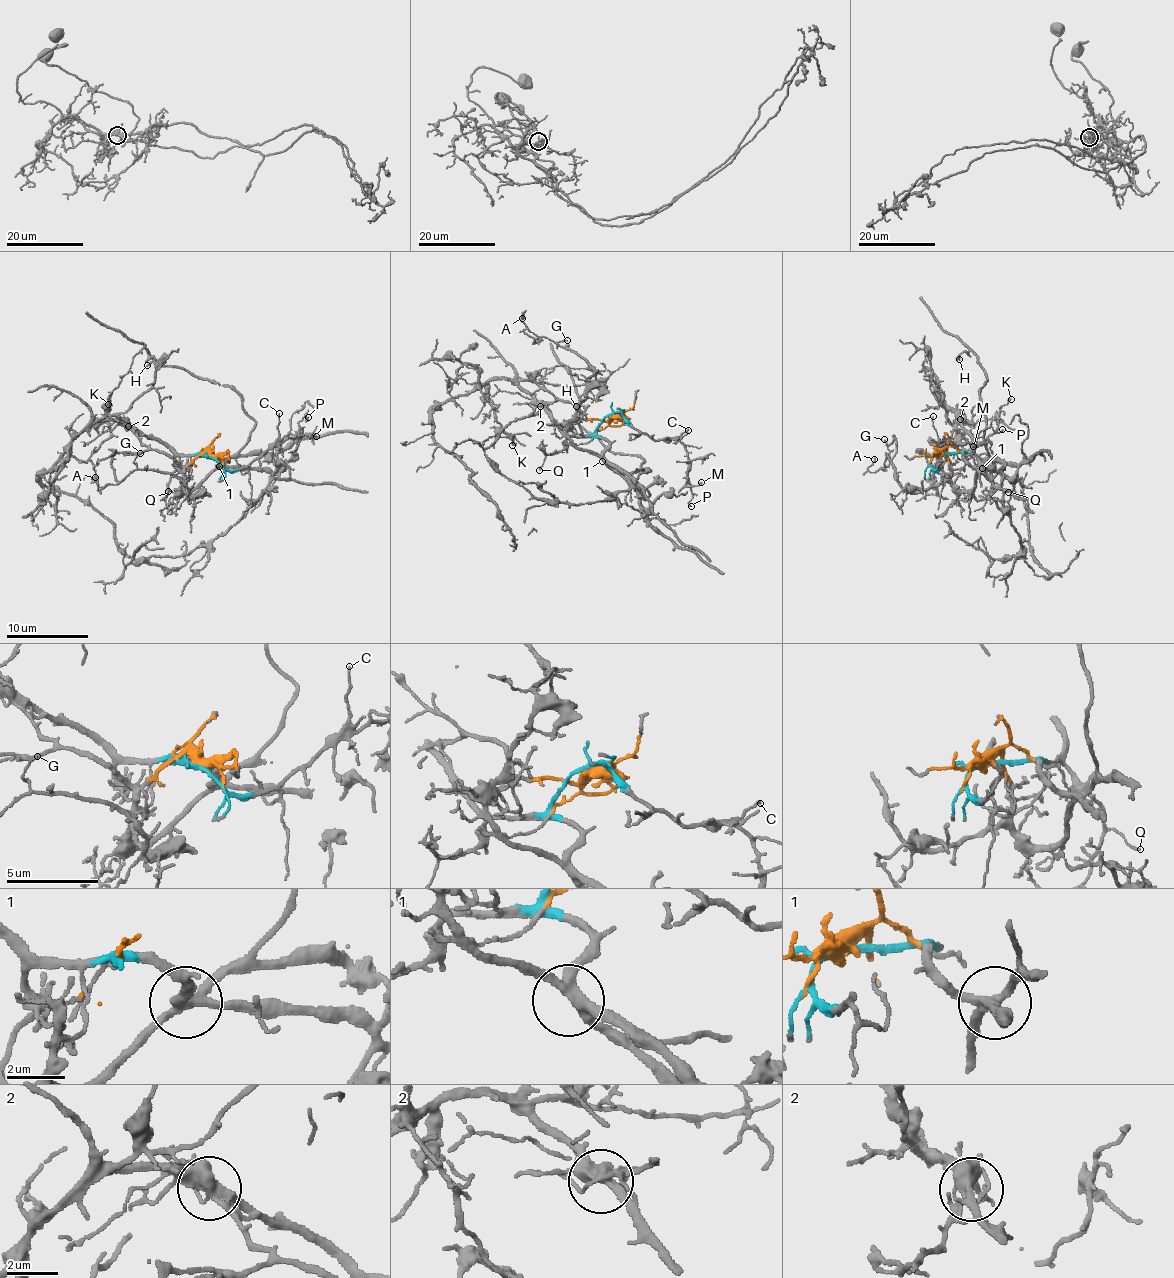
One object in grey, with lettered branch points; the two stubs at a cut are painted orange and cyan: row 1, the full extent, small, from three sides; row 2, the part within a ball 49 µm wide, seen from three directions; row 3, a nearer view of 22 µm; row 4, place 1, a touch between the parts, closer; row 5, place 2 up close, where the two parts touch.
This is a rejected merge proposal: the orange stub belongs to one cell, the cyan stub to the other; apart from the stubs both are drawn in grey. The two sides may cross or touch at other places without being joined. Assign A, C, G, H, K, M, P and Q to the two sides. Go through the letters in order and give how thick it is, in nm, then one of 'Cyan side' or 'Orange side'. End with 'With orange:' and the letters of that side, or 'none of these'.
A: Thickness 140 nm. Orange side
C: Thickness 100 nm. Cyan side
G: Thickness 110 nm. Orange side
H: Thickness 100 nm. Orange side
K: Thickness 170 nm. Cyan side
M: Thickness 120 nm. Cyan side
P: Thickness 110 nm. Cyan side
Q: Thickness 110 nm. Cyan side
With orange: A, G, H

